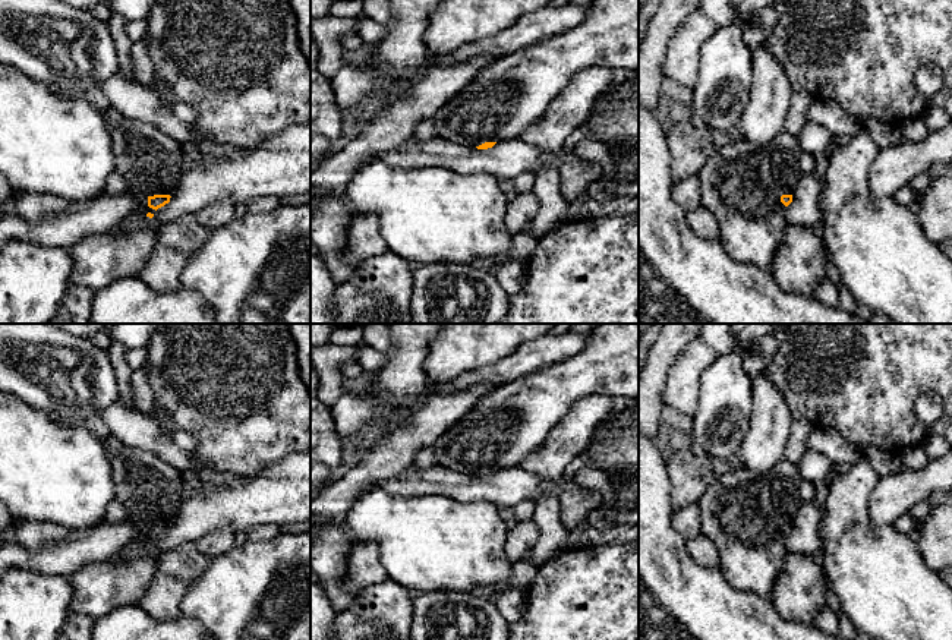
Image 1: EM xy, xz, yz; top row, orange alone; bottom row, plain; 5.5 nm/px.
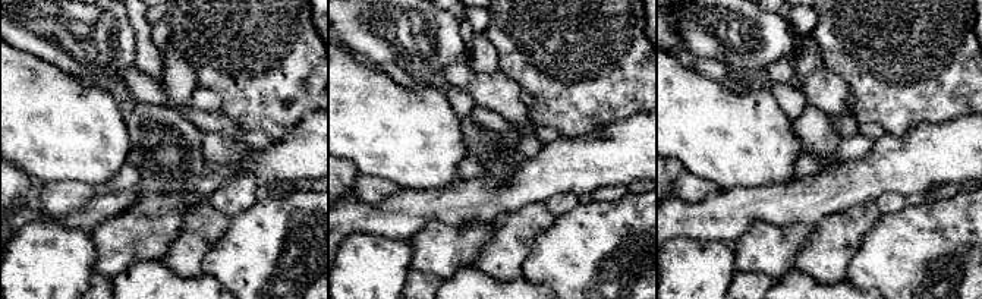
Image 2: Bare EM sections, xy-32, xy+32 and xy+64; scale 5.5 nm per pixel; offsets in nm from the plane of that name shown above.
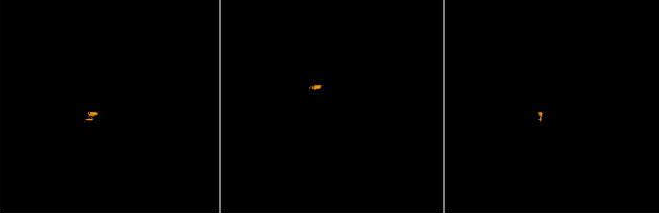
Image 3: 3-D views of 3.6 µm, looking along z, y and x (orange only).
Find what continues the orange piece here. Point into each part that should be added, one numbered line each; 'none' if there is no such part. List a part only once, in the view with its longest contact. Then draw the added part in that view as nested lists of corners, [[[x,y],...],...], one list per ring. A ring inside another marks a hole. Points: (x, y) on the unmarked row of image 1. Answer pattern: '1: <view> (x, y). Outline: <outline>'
1: xy (148, 486). Outline: [[[124,445],[110,455],[116,483],[114,501],[127,510],[130,523],[142,540],[154,542],[148,526],[171,523],[185,499],[180,495],[183,475],[157,453]]]

